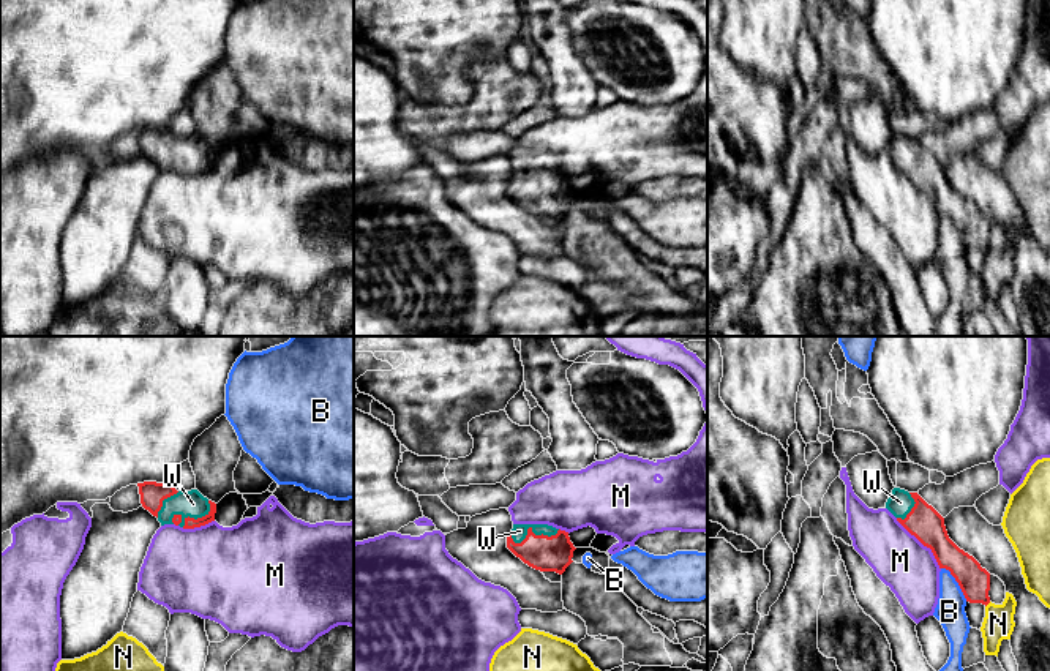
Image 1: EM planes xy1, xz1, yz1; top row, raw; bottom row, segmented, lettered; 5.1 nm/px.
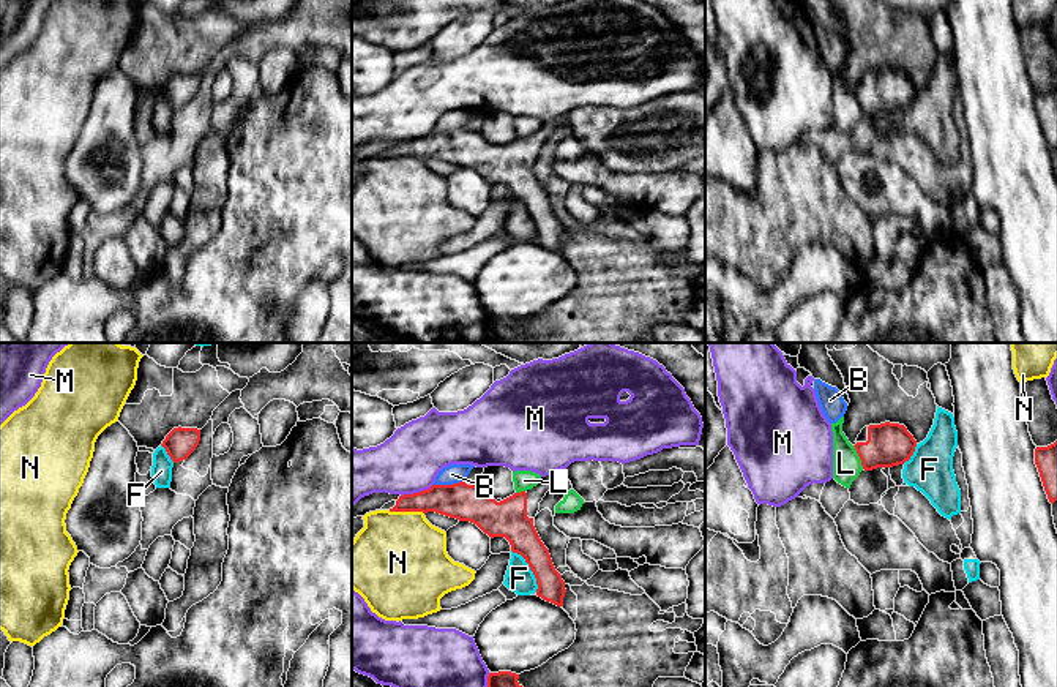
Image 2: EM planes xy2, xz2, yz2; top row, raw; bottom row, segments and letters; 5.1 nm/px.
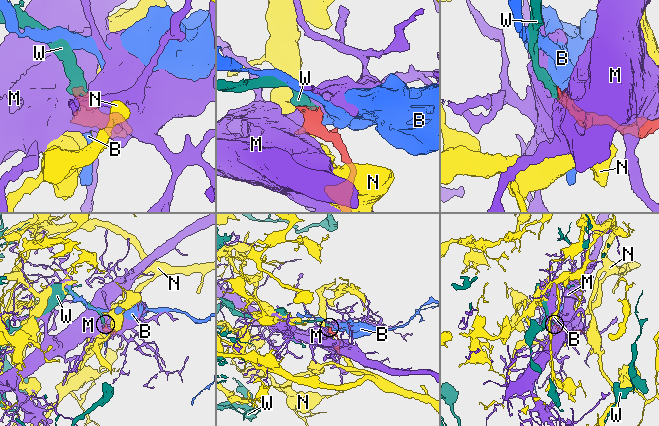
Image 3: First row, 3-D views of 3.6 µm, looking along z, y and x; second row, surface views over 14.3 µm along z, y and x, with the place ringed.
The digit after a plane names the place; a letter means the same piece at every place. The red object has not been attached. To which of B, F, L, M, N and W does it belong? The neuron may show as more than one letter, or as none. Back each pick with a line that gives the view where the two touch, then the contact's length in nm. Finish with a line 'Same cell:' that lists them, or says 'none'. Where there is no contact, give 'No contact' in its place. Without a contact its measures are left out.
W: Touches red in xy1. Shared border 220 nm
Same cell: W

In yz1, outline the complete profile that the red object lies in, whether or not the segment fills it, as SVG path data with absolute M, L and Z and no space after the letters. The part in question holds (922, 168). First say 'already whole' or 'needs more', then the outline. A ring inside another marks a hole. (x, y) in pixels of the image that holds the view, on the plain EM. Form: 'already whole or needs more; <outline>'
needs more; M894 134L886 155L911 182L932 196L939 215L951 218L966 248L985 253L990 249L990 219L949 185L944 164L932 152L917 139Z

